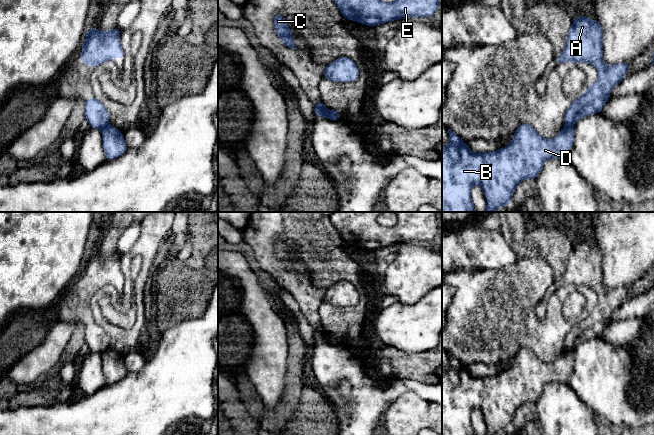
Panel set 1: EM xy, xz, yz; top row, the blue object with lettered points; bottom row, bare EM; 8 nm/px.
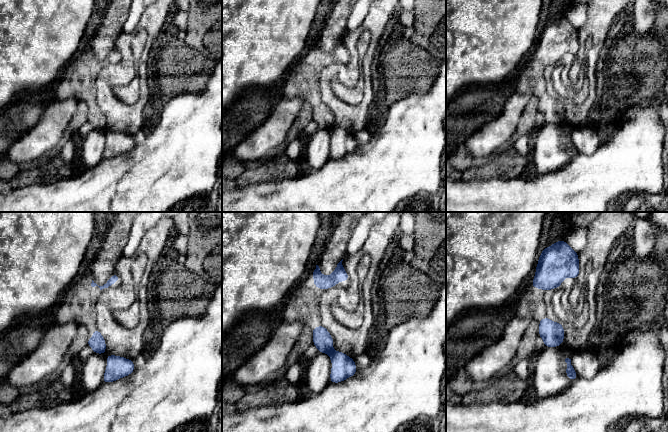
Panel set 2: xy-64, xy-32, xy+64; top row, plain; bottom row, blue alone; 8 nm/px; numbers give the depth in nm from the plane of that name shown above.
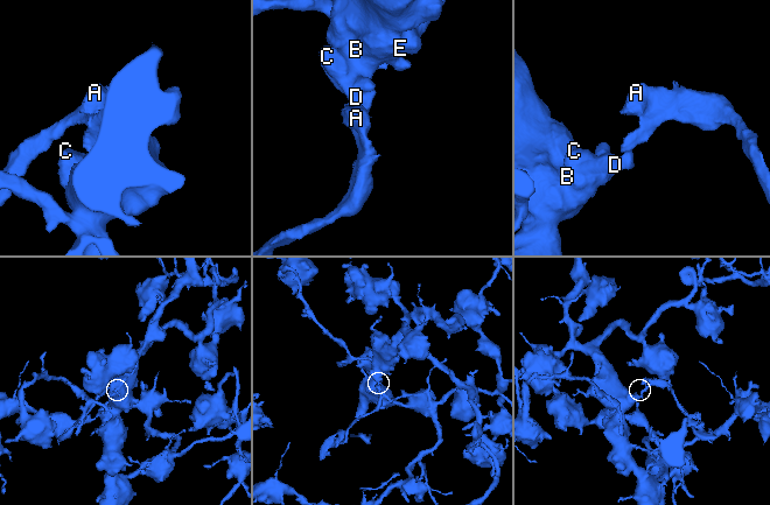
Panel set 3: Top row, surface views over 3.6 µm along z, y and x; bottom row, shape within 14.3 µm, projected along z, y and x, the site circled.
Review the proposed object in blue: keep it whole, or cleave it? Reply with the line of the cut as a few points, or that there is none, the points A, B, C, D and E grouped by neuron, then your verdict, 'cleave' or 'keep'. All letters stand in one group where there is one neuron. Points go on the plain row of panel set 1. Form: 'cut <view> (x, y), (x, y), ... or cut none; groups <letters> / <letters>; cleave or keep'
cut yz (573, 349), (565, 351); groups A / B C D E; cleave

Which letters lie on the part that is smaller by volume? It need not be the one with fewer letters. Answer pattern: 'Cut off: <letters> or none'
Cut off: A

